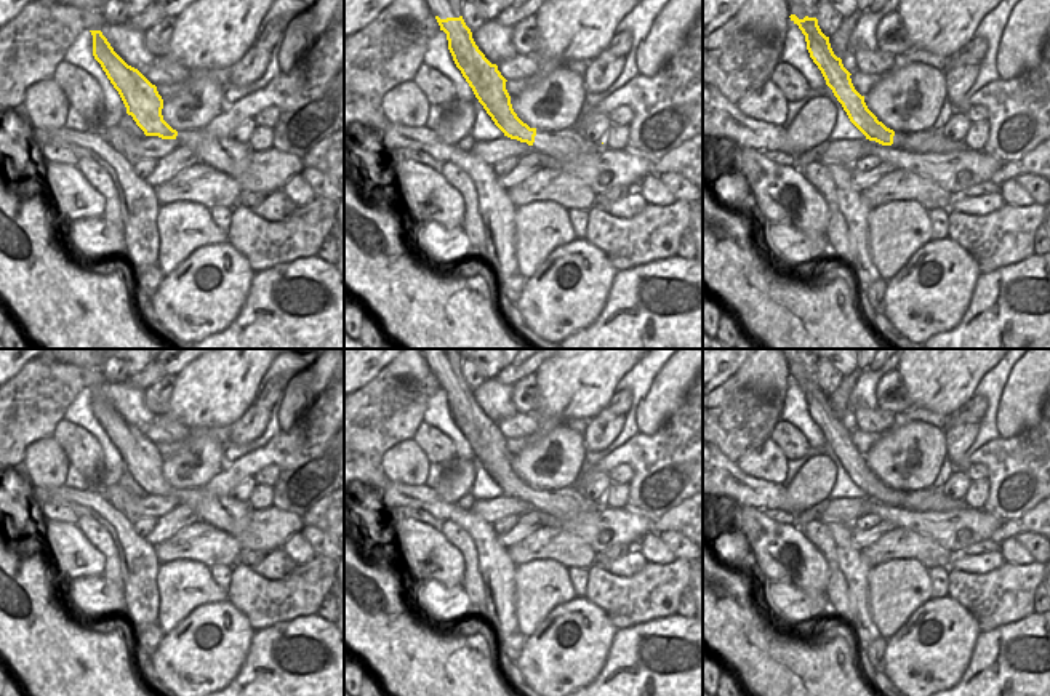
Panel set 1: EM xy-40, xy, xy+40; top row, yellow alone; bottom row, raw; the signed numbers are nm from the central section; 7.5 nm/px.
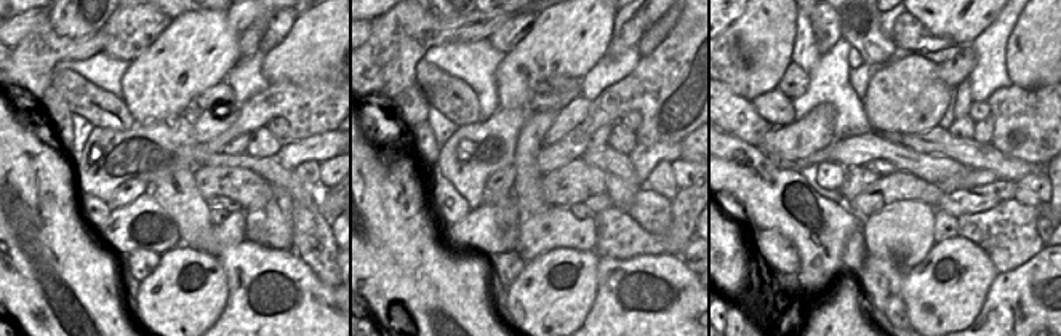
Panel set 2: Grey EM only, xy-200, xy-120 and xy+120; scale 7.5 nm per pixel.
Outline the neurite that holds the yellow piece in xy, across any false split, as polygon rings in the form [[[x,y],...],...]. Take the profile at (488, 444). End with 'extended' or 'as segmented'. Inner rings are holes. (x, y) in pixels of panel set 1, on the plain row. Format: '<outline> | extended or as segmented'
[[[435,374],[435,378],[440,389],[447,392],[448,408],[456,426],[495,483],[504,494],[533,504],[536,486],[530,486],[514,470],[506,448],[507,438],[501,434],[498,424],[491,422],[479,408],[463,374],[447,378]]] | as segmented

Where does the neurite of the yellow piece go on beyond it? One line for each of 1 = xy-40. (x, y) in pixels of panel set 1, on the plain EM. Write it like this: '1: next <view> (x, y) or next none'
1: next none

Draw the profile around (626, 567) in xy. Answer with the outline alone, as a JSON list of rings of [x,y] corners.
[[[637,544],[637,547],[632,552],[629,552],[626,557],[619,557],[610,562],[603,565],[603,568],[610,571],[613,576],[631,578],[640,570],[643,570],[647,563],[648,562],[643,557],[643,554],[639,550]]]

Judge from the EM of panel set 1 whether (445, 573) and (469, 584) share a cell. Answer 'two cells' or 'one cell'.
two cells

